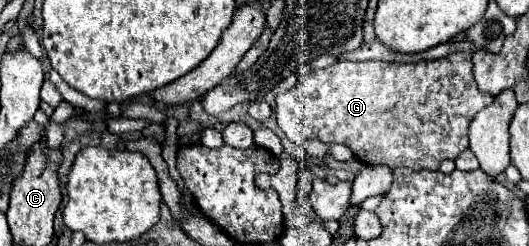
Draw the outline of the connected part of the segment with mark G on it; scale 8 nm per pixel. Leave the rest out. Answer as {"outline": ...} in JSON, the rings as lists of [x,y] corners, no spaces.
{"outline":[[[454,52],[448,54],[446,58],[440,60],[430,60],[430,62],[418,62],[418,64],[400,64],[400,62],[336,62],[334,66],[322,68],[322,70],[310,70],[302,76],[298,76],[296,84],[288,90],[276,96],[276,118],[278,118],[278,126],[280,130],[298,146],[302,146],[306,140],[320,140],[320,142],[338,142],[338,144],[346,144],[354,156],[362,162],[362,164],[384,164],[390,168],[398,168],[398,166],[408,166],[410,170],[438,170],[440,162],[444,158],[454,160],[460,152],[468,150],[468,126],[472,122],[472,118],[486,108],[492,102],[492,96],[482,94],[474,82],[474,72],[472,72],[472,52]]]}

